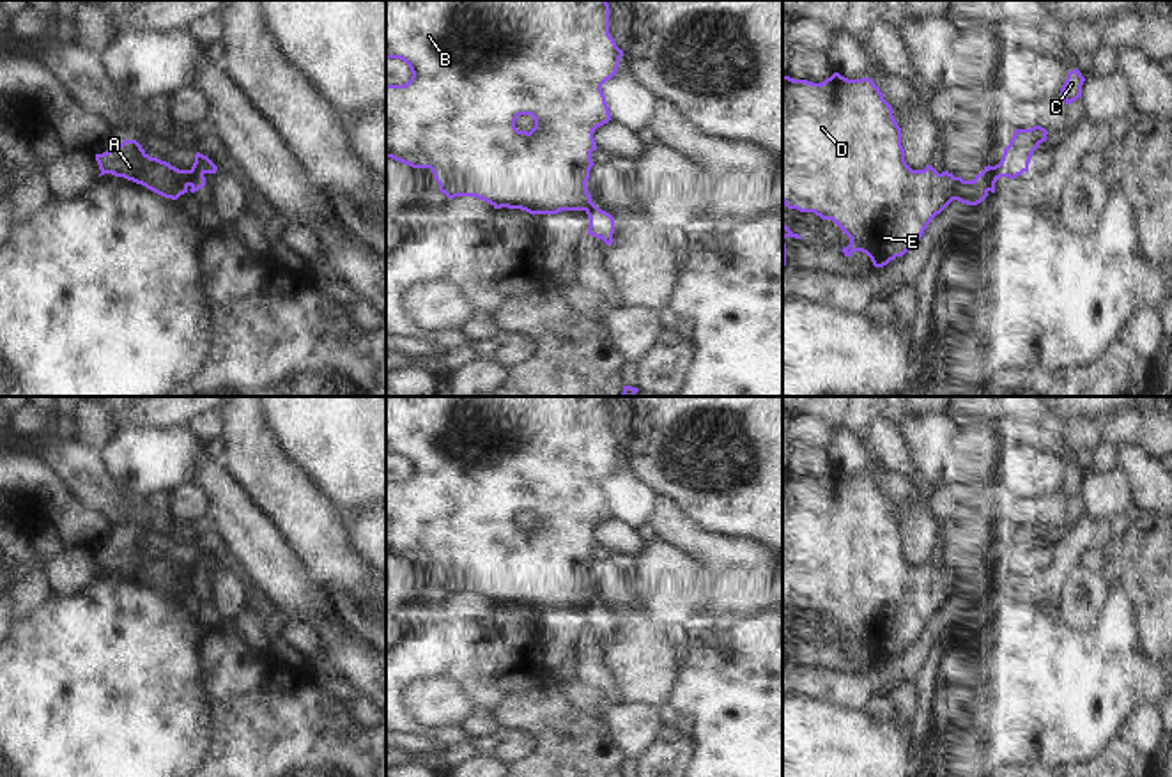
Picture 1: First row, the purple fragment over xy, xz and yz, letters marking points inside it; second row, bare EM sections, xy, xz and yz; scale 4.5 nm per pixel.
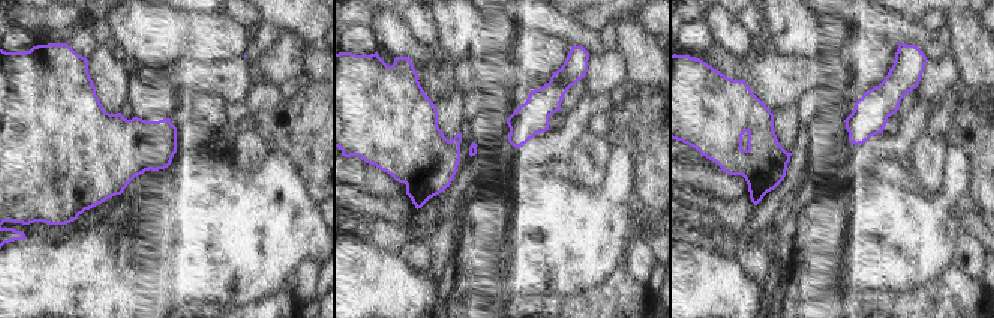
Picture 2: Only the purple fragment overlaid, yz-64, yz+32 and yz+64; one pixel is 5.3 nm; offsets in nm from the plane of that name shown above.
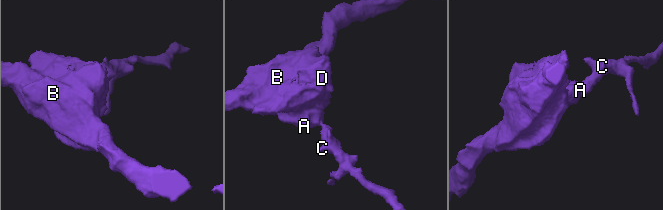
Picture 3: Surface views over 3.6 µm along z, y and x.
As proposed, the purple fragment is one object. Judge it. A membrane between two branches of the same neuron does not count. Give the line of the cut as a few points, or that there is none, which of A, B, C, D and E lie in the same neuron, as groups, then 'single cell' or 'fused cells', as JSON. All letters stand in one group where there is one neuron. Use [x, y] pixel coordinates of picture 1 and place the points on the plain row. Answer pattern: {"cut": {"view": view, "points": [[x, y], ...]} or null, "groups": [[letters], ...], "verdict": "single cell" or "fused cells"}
{"cut": {"view": "yz", "points": [[988, 563], [990, 586]]}, "groups": [["A", "B", "D", "E"], ["C"]], "verdict": "fused cells"}

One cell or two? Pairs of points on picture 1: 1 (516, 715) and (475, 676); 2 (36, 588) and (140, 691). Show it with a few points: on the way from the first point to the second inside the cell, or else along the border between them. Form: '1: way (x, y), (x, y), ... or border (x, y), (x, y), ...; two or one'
1: border (539, 682), (510, 692), (491, 710); two
2: border (46, 599), (18, 620); two

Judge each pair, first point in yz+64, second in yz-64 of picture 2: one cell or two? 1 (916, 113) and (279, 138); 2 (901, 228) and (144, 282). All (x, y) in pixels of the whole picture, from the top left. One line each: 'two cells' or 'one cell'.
1: two cells
2: one cell

